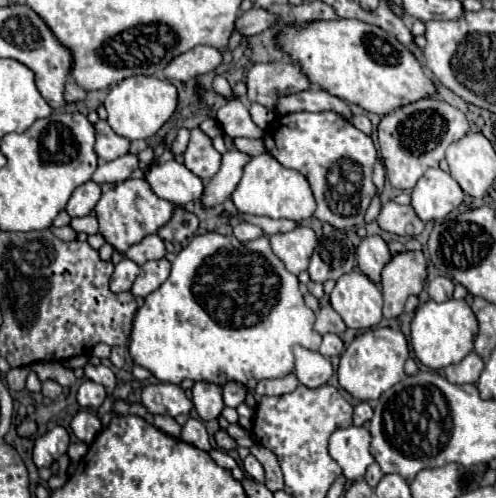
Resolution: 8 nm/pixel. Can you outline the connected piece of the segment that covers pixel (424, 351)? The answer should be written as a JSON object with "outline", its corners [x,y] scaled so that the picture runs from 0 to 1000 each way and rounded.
{"outline":[[[917,598],[889,610],[861,602],[853,614],[837,622],[829,647],[829,695],[837,703],[837,715],[873,743],[897,739],[905,731],[925,731],[925,723],[933,723],[954,703],[958,671],[962,671],[962,643],[950,614],[938,602]]]}

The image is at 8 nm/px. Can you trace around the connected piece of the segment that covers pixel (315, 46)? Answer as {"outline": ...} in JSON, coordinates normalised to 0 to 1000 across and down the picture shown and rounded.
{"outline":[[[679,36],[663,44],[627,44],[615,56],[583,52],[567,64],[563,88],[587,120],[607,129],[611,149],[627,165],[643,169],[663,189],[764,233],[788,229],[813,209],[881,193],[881,165],[833,104],[784,64],[728,40]]]}

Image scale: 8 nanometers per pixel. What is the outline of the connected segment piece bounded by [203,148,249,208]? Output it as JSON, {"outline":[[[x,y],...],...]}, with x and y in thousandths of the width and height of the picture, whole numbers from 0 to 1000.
{"outline":[[[462,301],[450,313],[450,329],[442,337],[442,345],[425,357],[425,365],[413,373],[413,390],[409,390],[409,414],[425,418],[446,410],[450,402],[458,402],[466,394],[466,386],[474,382],[478,365],[486,361],[490,349],[490,333],[502,325],[498,309],[486,309],[482,301]]]}

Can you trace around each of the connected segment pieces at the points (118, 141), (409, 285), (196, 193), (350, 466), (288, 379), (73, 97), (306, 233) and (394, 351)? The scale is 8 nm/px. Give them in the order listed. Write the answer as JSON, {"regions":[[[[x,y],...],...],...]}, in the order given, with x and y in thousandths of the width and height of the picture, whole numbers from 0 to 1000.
{"regions":[[[[200,241],[192,249],[192,273],[196,273],[192,305],[208,325],[224,325],[260,305],[260,281],[236,273],[212,241]]],[[[808,506],[808,510],[792,514],[768,550],[768,574],[772,574],[772,598],[776,598],[772,635],[800,639],[817,622],[821,598],[845,594],[845,586],[853,582],[857,558],[861,558],[861,522],[857,522],[853,506]]],[[[341,321],[333,329],[308,329],[292,345],[292,361],[304,382],[341,406],[377,414],[409,390],[409,365],[369,329]]],[[[704,855],[675,863],[663,880],[663,912],[679,924],[700,968],[732,960],[740,936],[752,928],[744,908],[748,876],[728,855]]],[[[583,751],[575,759],[558,763],[530,763],[518,771],[514,787],[522,795],[567,795],[567,791],[587,791],[603,775],[603,763],[595,751]]],[[[135,165],[131,173],[131,201],[135,205],[159,205],[171,197],[171,181],[159,177],[151,165]]],[[[599,454],[575,470],[542,474],[546,498],[583,546],[607,550],[623,534],[623,518],[639,494],[639,474],[619,454]]],[[[748,659],[724,671],[704,699],[688,711],[683,727],[683,771],[720,803],[760,803],[792,771],[817,755],[817,723],[825,719],[825,695],[808,663],[792,659]]]]}

